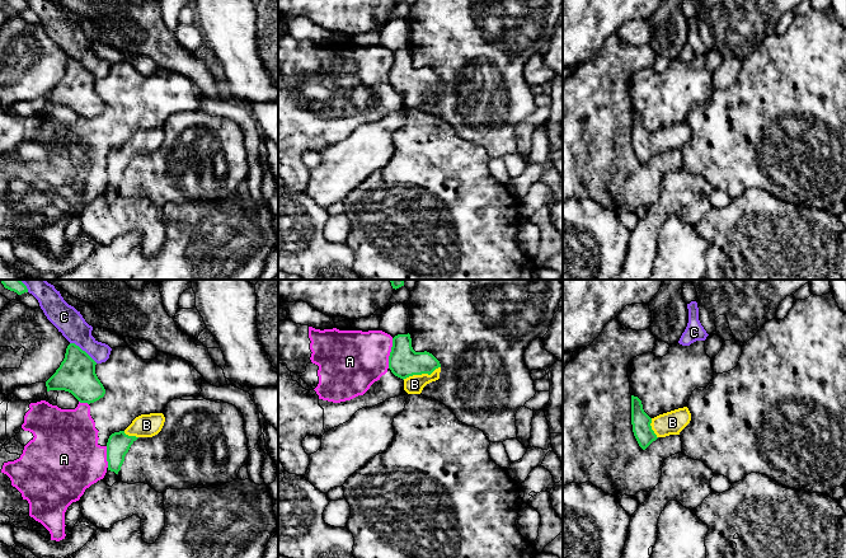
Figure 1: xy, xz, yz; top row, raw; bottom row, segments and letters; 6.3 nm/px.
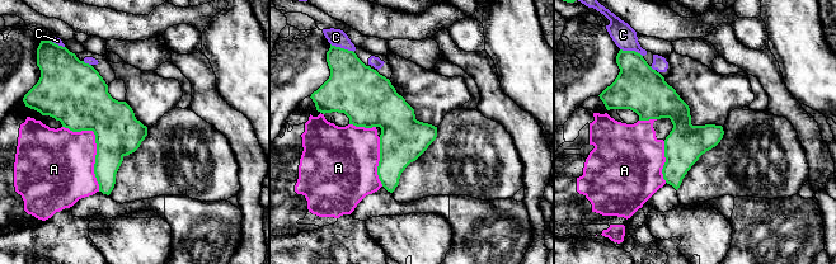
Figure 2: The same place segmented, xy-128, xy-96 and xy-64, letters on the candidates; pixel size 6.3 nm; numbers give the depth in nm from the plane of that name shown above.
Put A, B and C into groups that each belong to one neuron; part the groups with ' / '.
A / B / C

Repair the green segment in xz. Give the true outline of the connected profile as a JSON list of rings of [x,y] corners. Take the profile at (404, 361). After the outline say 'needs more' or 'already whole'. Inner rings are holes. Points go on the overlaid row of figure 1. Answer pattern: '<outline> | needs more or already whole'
[[[408,333],[393,338],[389,369],[404,380],[404,390],[408,394],[420,394],[427,384],[440,379],[441,364],[427,351],[415,352]]] | needs more

